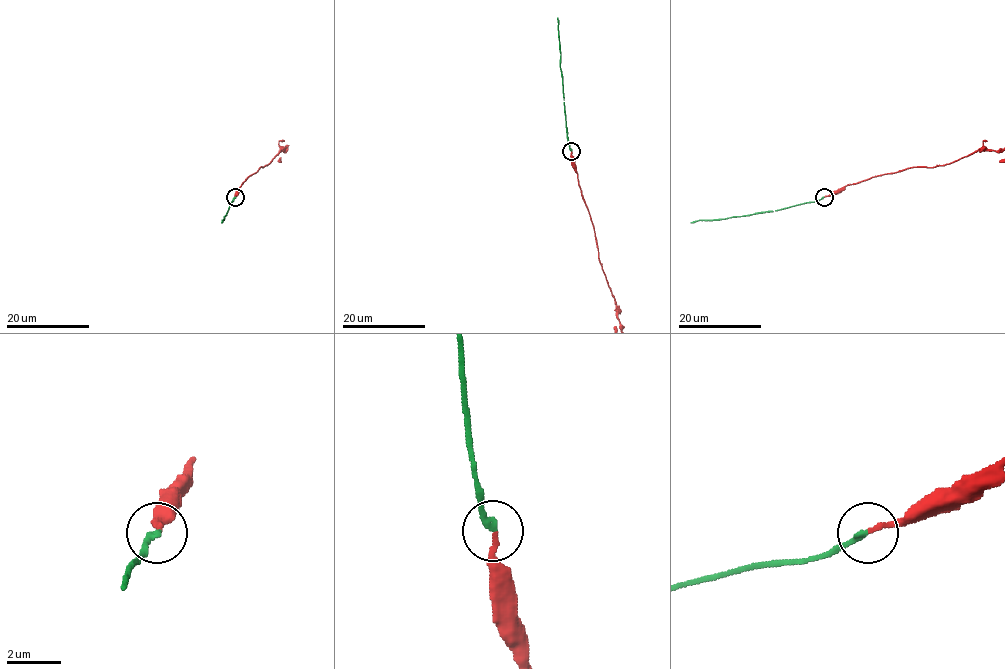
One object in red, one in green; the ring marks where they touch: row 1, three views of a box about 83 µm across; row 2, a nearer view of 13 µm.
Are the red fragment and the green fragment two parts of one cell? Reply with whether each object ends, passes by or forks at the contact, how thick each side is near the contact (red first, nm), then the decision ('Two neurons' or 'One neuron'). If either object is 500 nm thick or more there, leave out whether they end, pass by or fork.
At the ring red ends. At the ring green ends. Thickness 160 nm (red) against 240 nm. One neuron

